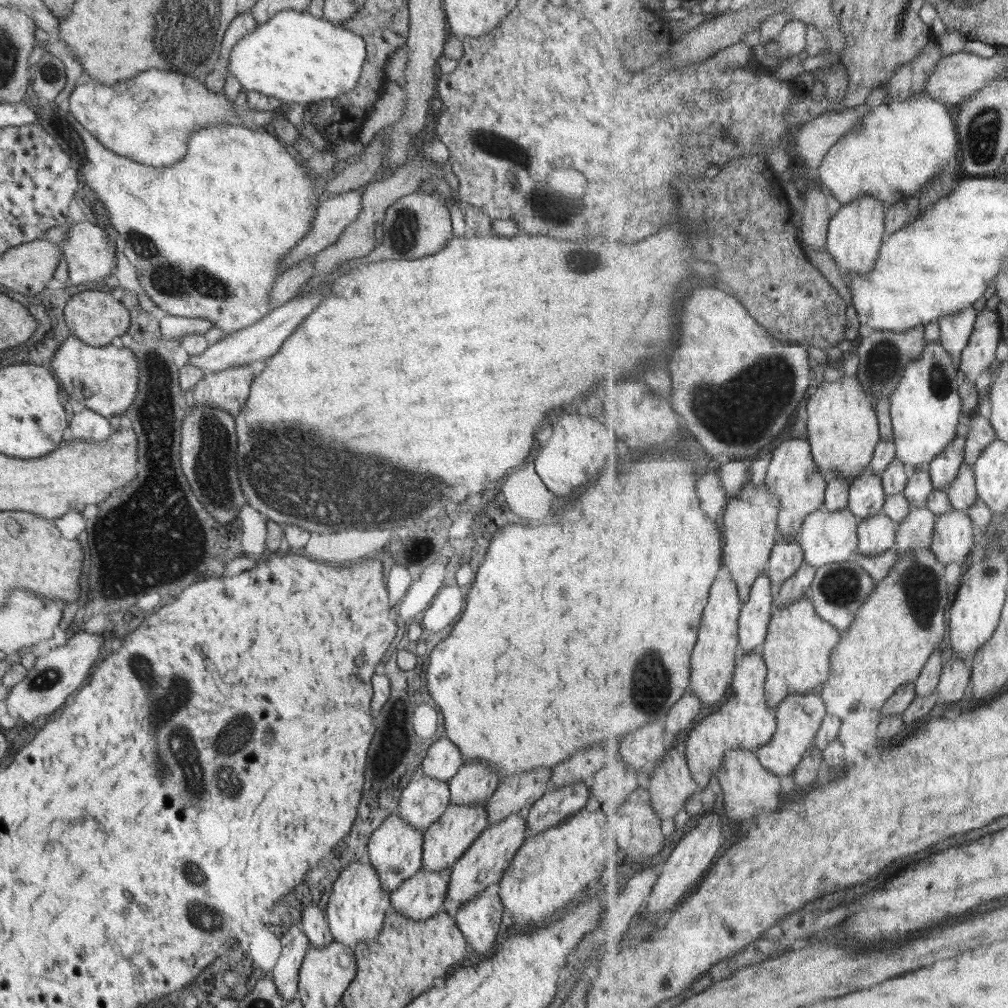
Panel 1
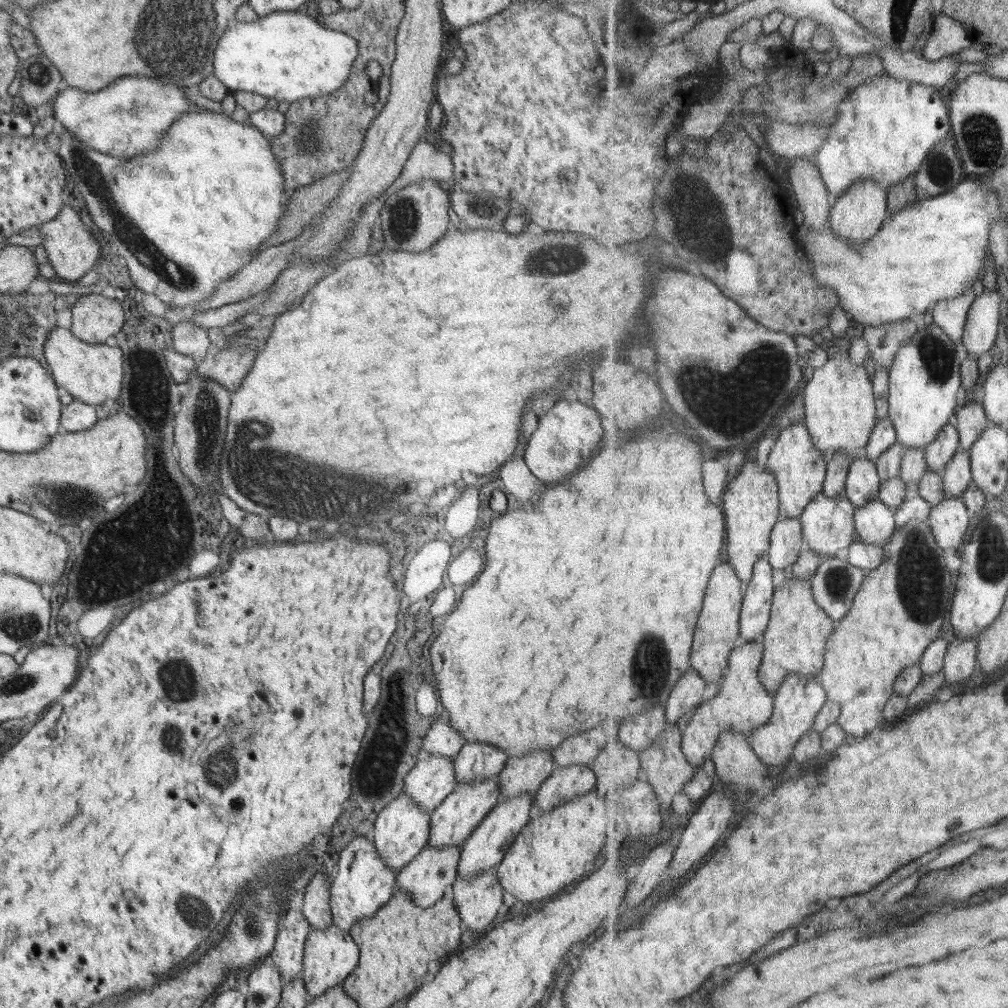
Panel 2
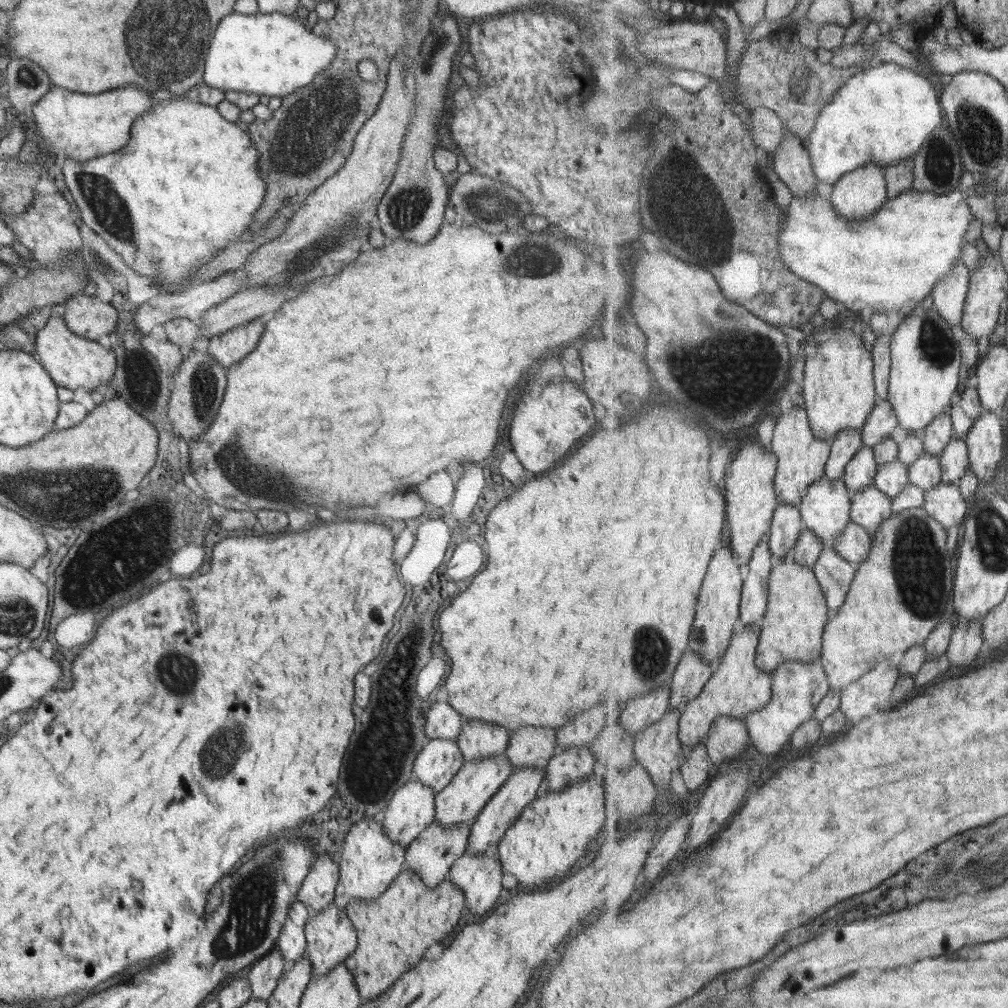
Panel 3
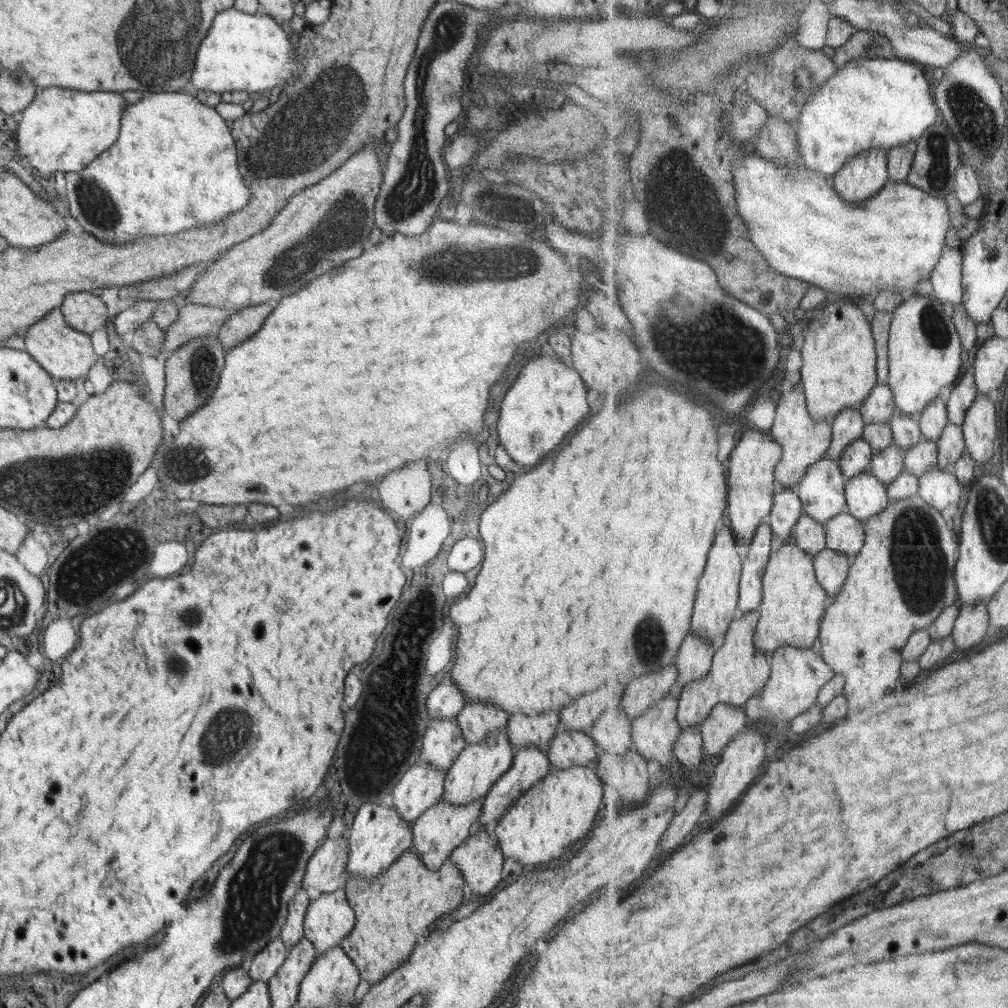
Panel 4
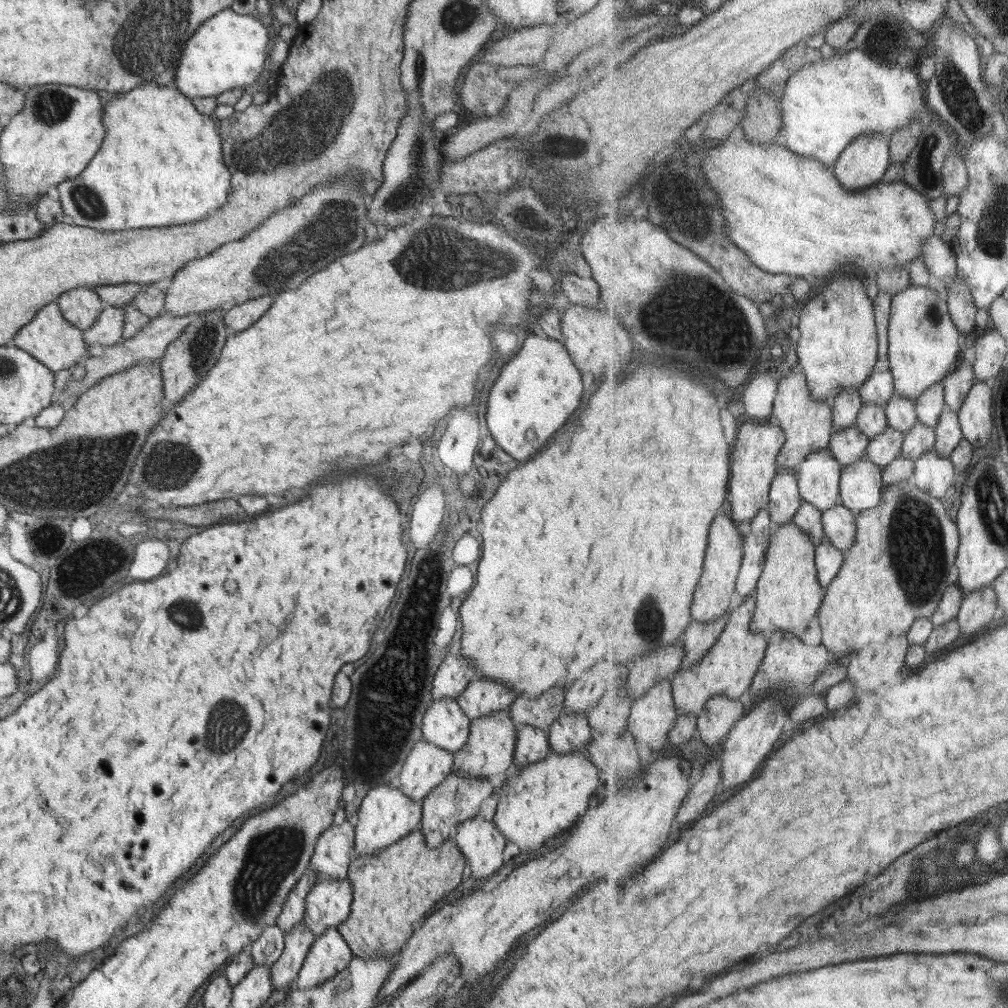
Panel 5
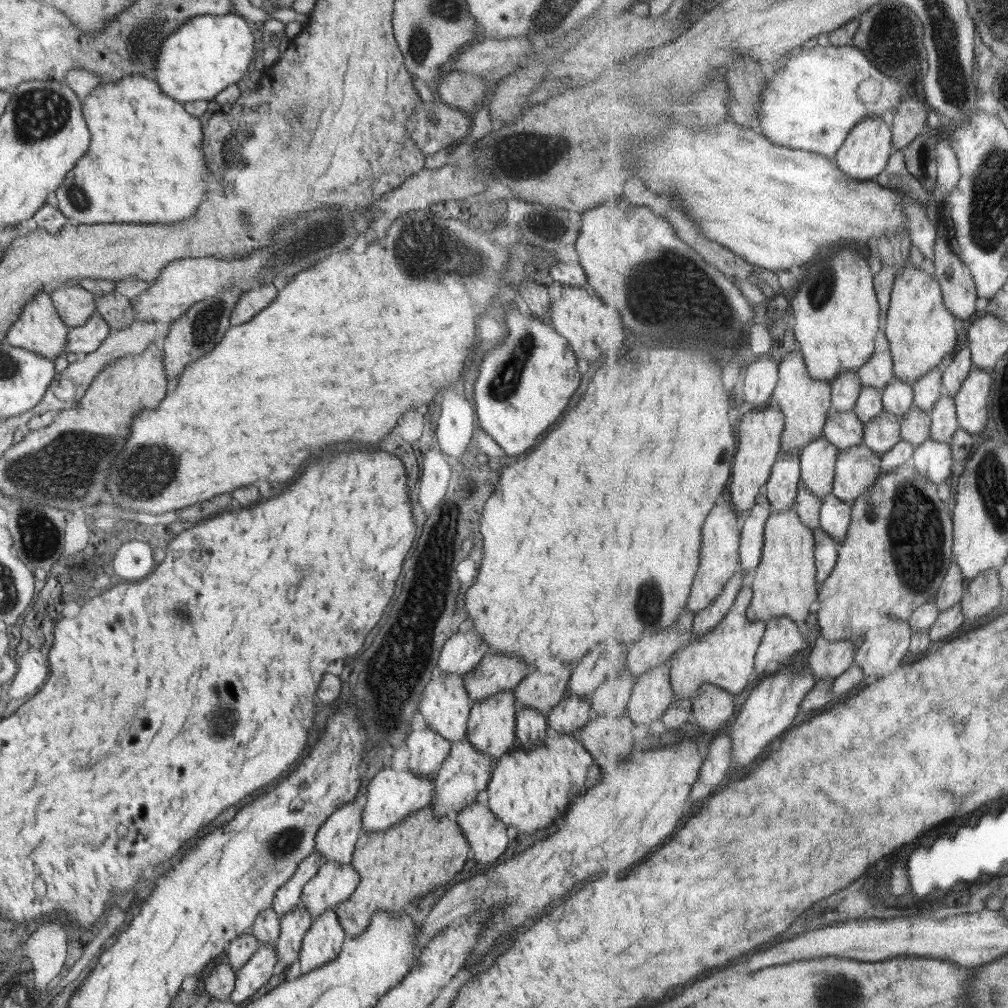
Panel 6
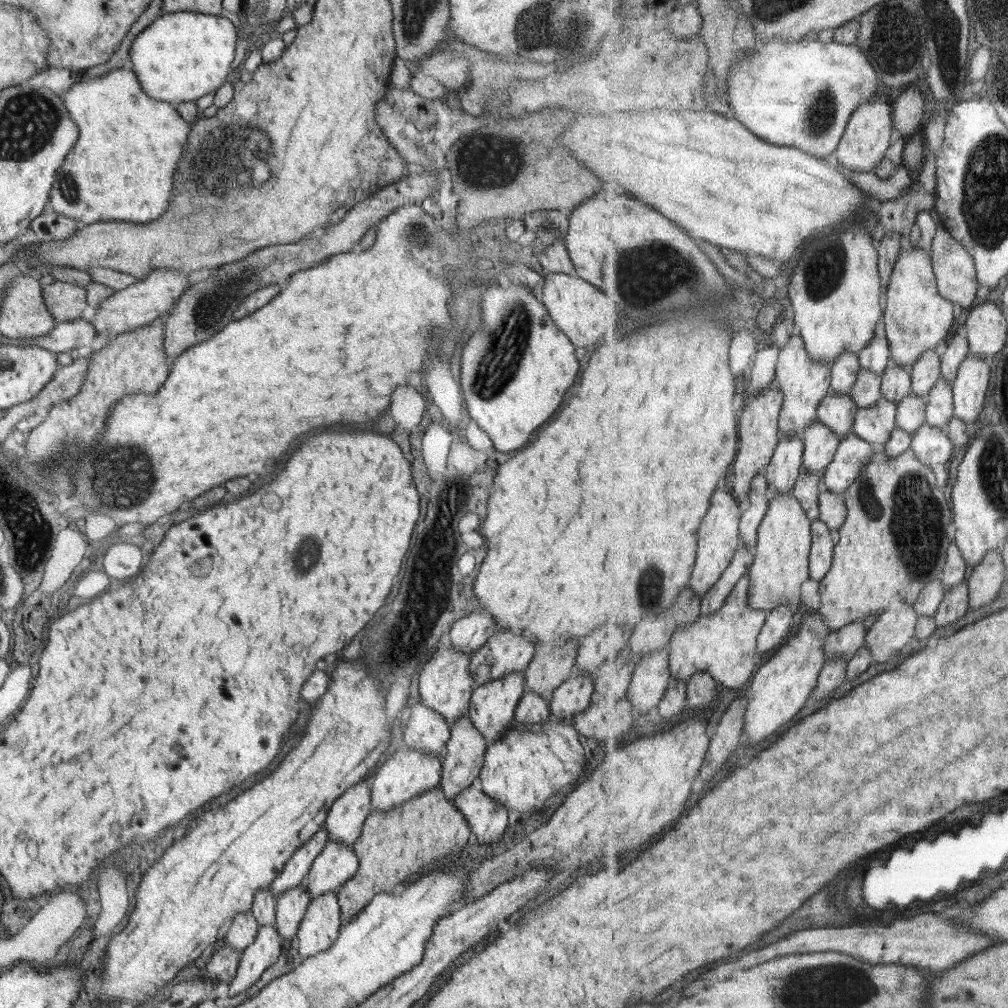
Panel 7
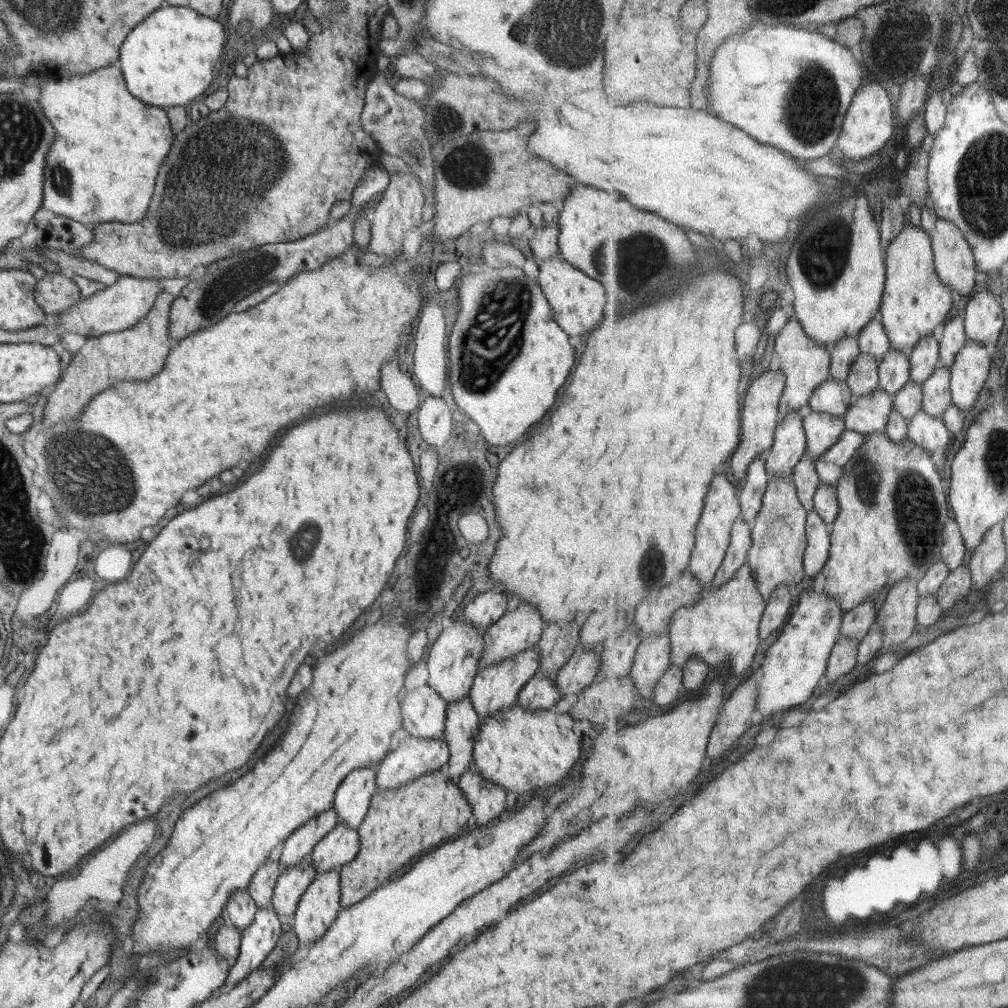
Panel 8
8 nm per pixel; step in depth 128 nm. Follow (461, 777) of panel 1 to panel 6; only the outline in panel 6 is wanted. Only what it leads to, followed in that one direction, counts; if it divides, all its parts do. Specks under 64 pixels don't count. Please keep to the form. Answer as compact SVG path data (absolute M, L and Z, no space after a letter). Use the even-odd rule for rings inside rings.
M488 652L478 666L466 673L464 687L472 703L486 700L504 689L515 686L528 674L528 661L518 659L512 653Z

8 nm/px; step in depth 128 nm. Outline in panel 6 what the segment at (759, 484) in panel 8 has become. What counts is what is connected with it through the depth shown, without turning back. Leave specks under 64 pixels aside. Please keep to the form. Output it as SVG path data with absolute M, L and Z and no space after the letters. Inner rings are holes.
M765 495L750 512L743 526L743 563L744 569L754 576L762 561L764 547L767 545L768 522L777 512L774 503Z

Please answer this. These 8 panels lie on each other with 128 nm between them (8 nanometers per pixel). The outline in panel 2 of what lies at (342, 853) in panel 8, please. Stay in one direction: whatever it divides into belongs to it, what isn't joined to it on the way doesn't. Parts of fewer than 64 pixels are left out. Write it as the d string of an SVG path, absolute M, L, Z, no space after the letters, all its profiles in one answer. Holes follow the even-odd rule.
M330 925L326 930L308 931L303 955L303 970L300 978L304 979L309 999L322 995L332 986L340 986L344 979L356 969L359 961L359 948L350 932Z

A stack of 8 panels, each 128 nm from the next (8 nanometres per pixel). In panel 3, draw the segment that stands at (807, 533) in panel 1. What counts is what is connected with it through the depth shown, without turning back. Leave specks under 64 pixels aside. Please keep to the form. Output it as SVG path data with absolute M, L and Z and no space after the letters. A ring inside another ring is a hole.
M826 477L820 482L816 482L814 486L808 490L808 494L804 497L804 501L800 504L805 522L808 522L808 527L824 539L826 546L836 546L840 535L846 531L846 528L854 522L854 492L851 487L845 482L844 478L833 480Z

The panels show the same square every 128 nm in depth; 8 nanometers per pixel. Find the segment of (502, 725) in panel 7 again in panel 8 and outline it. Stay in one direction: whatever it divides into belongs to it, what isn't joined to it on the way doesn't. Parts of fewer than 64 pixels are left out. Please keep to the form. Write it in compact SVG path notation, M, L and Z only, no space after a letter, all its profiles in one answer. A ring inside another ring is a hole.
M534 646L528 647L528 649L524 649L524 651L520 651L512 655L512 657L506 657L502 661L498 661L498 663L492 663L479 669L472 683L469 697L481 720L511 707L517 702L520 689L540 668L540 661L538 660L540 660L540 653L538 653L538 646Z

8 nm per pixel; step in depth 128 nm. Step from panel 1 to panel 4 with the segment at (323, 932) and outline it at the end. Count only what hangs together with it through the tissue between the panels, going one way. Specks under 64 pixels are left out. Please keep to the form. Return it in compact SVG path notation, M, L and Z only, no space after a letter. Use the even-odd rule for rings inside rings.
M325 838L308 861L301 886L312 899L344 887L347 881L348 838Z

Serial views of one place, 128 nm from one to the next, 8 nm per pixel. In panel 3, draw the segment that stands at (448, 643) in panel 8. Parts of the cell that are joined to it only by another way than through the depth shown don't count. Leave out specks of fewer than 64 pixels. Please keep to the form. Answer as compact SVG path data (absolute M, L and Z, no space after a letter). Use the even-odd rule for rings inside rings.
M429 739L413 762L412 781L420 781L439 793L452 781L463 765L462 751L457 741Z

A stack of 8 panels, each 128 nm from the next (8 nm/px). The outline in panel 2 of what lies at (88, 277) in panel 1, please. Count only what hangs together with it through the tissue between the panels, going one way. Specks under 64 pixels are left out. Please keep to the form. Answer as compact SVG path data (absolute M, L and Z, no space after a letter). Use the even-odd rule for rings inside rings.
M62 205L60 213L52 218L52 221L44 222L37 228L44 236L42 246L48 254L48 262L61 279L79 282L100 260L101 252L98 241L94 238L88 224L82 222L78 213L70 205Z

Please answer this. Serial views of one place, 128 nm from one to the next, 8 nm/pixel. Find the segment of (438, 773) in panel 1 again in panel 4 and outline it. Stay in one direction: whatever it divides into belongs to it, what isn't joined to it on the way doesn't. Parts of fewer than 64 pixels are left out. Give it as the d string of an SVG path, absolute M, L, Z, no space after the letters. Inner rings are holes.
M452 678L442 679L430 692L426 707L429 719L452 719L457 718L458 712L466 704L464 691L456 687Z

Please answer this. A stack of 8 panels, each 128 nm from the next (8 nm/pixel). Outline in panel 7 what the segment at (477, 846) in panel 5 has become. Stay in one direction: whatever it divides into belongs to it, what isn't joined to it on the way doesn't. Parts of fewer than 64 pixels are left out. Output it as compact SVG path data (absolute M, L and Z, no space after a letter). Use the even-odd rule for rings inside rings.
M473 785L462 790L452 801L466 817L470 830L476 834L476 840L484 852L489 851L492 842L500 842L508 826L508 810L504 805L492 800L484 791L476 790Z

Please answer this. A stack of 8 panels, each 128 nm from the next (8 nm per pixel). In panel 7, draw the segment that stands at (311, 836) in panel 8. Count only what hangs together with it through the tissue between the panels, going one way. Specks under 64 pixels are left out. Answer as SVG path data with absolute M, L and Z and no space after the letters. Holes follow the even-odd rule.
M322 828L294 851L288 862L284 863L284 869L280 872L280 876L272 881L271 891L274 893L274 898L278 898L282 891L301 884L314 859L320 855L320 851L324 849L328 840L328 831Z

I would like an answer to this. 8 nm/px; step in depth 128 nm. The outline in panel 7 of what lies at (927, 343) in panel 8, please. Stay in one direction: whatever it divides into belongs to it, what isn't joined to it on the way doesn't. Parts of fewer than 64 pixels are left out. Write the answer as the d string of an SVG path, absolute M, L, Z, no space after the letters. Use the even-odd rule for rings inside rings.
M934 349L924 353L924 357L920 357L920 363L910 366L915 394L930 396L932 389L945 378L942 360Z

